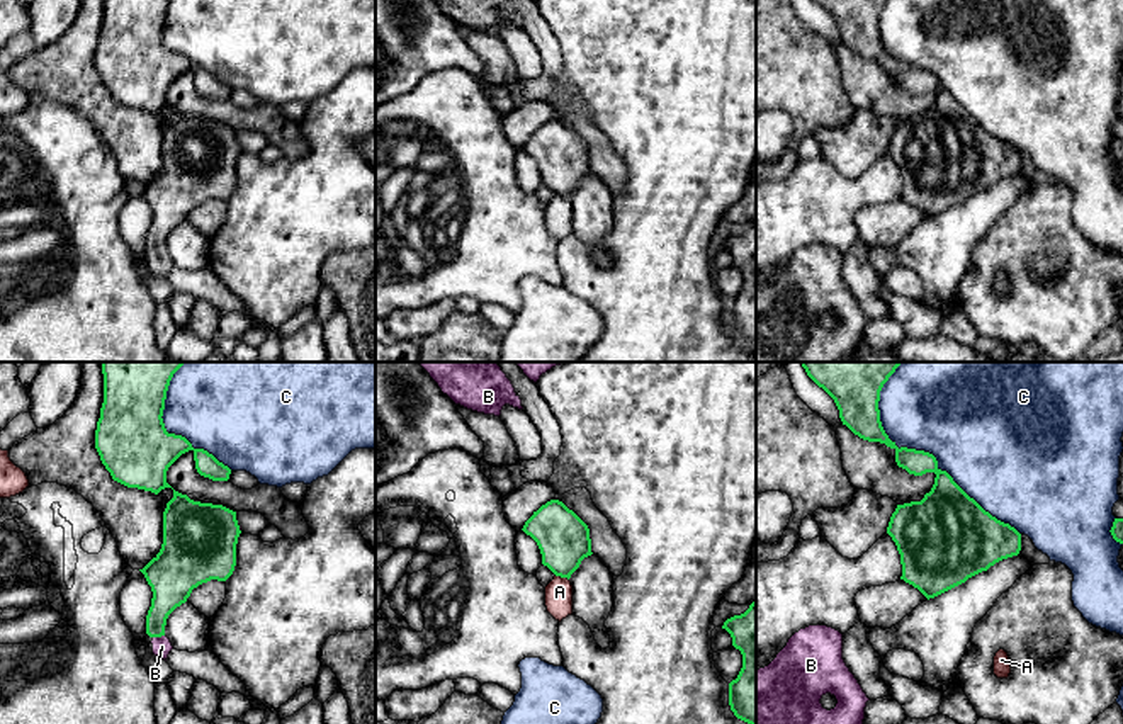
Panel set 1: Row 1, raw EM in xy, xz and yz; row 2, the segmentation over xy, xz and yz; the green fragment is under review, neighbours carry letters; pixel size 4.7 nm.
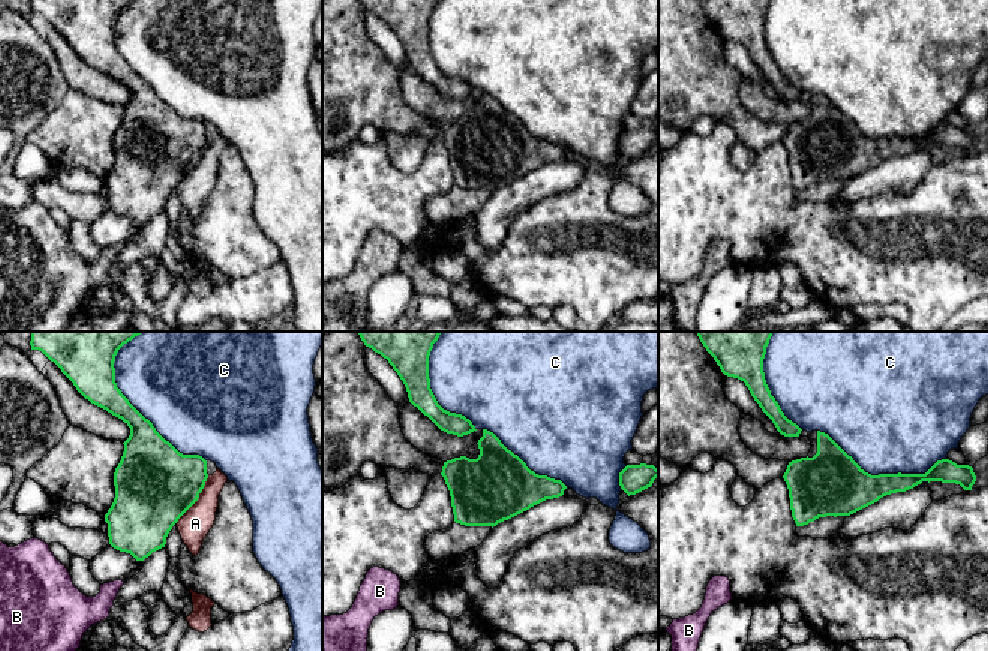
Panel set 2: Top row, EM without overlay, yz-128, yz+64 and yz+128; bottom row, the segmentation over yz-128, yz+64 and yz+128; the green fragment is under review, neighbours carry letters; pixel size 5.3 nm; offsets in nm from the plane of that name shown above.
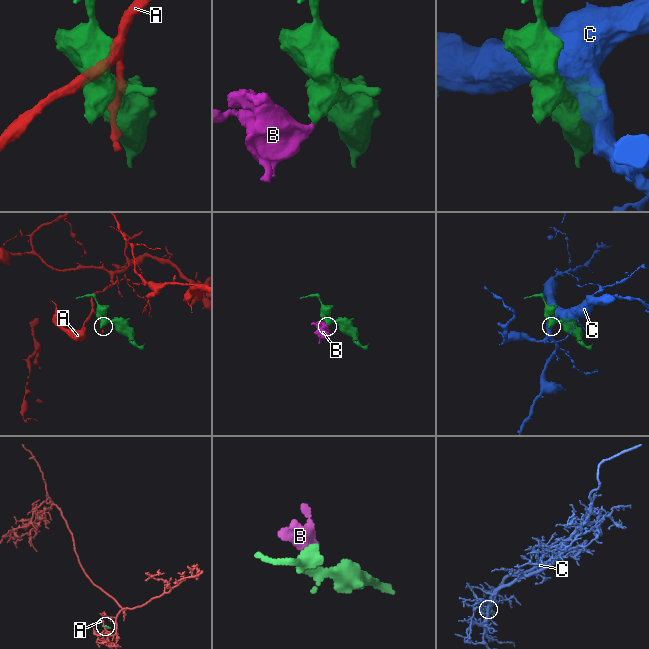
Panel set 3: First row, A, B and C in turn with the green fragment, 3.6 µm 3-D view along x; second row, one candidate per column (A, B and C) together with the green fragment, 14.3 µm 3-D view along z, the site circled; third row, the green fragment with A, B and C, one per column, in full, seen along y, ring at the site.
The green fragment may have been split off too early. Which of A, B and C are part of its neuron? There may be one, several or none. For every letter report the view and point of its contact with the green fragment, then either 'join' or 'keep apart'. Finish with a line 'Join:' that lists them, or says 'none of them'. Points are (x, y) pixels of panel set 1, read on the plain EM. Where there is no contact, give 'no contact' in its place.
A: meets green in xz at (563, 196); keep apart
B: meets green in xy at (158, 255); join
C: meets green in yz at (928, 72); keep apart
Join: B

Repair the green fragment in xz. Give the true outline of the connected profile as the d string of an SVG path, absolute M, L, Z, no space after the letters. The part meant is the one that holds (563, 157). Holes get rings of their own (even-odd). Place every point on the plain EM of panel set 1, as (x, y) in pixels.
M559 119L533 131L522 150L537 161L542 184L556 195L569 199L581 180L593 173L588 144Z

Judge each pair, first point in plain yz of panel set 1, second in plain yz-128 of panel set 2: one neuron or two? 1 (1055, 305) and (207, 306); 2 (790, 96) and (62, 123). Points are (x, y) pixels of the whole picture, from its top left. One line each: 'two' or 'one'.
1: one
2: two

